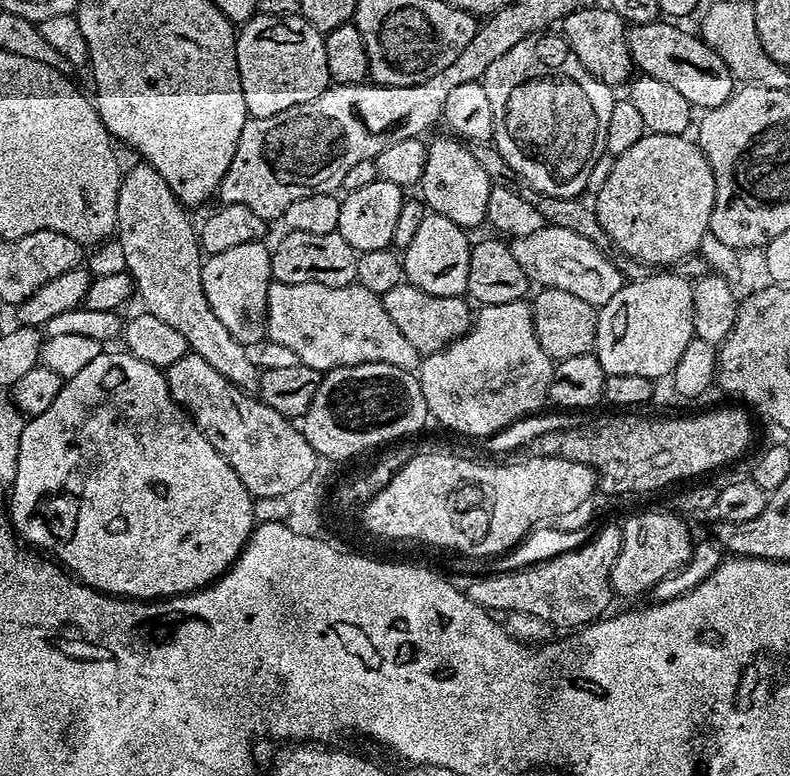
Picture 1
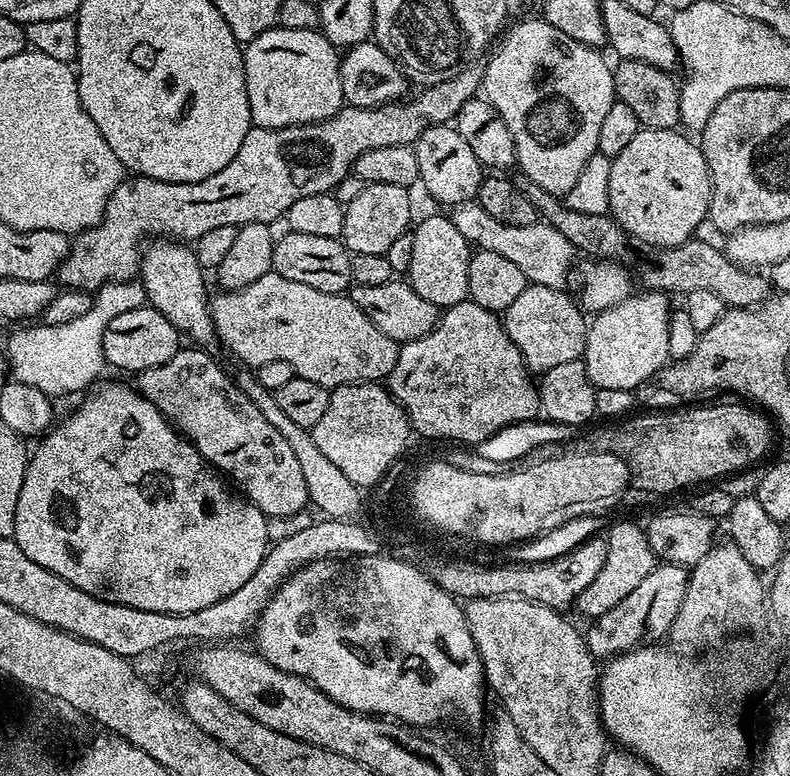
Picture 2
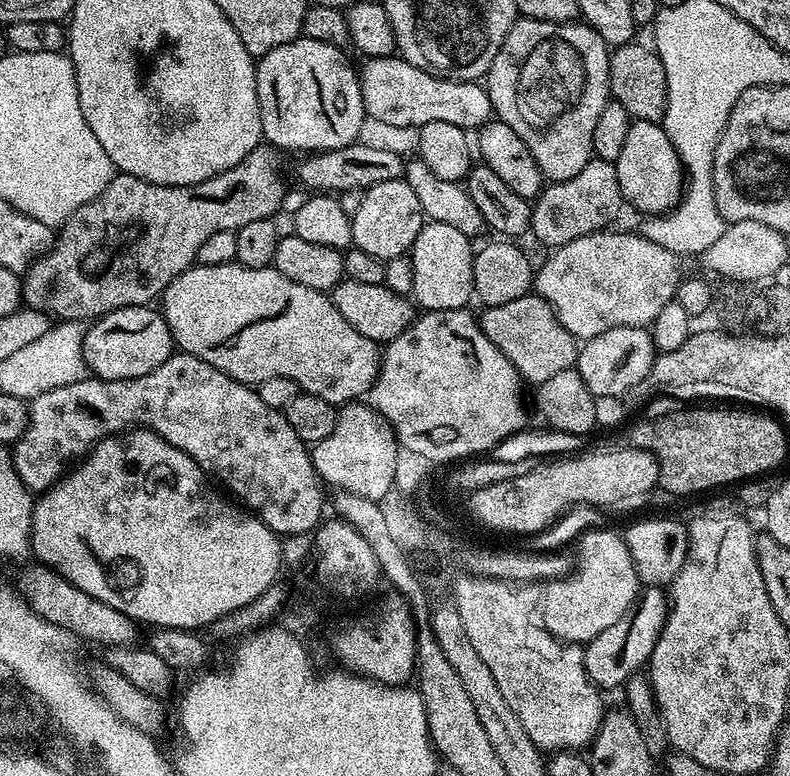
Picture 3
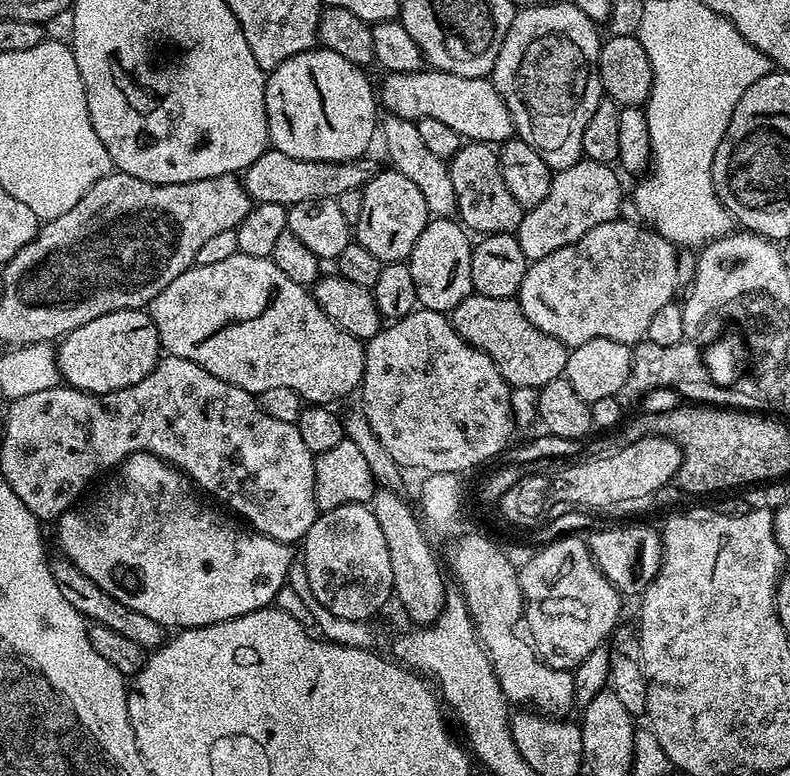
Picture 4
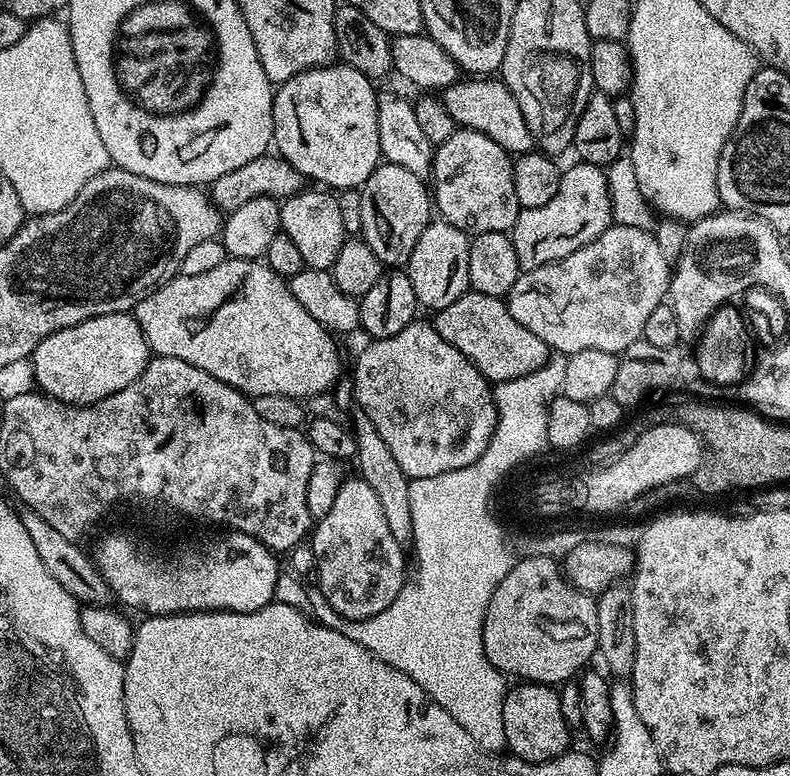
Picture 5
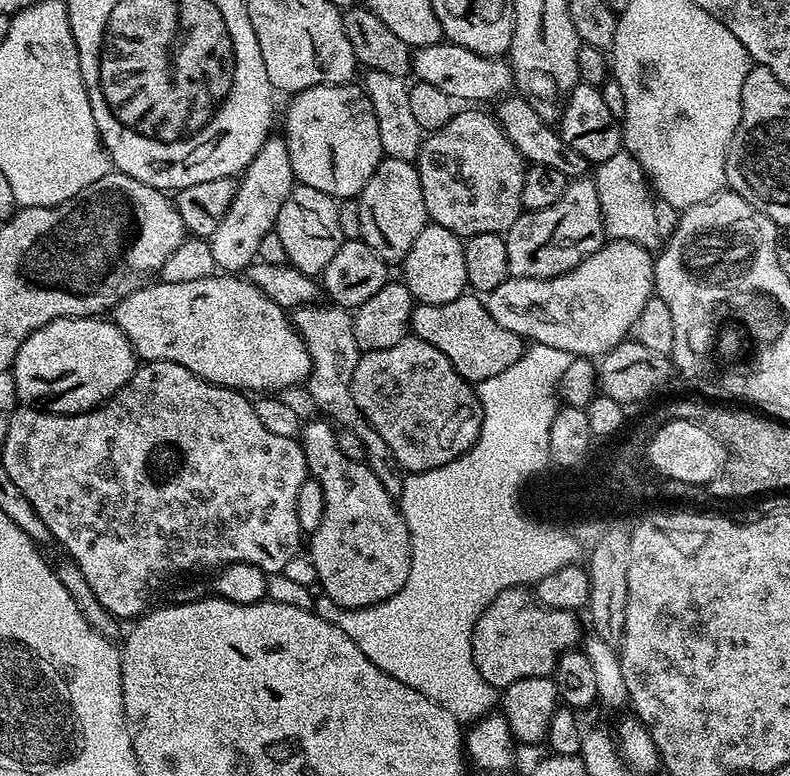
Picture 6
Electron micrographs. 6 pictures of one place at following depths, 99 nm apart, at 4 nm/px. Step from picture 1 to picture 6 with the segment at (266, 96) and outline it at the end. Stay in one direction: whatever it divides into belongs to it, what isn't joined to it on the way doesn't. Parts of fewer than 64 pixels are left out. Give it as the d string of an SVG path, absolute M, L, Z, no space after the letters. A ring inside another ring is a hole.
M359 83L323 84L310 86L295 93L288 104L288 113L284 116L282 135L288 143L288 157L292 175L300 184L343 202L359 197L360 191L370 182L374 170L385 159L382 150L382 138L378 138L378 118L374 106Z

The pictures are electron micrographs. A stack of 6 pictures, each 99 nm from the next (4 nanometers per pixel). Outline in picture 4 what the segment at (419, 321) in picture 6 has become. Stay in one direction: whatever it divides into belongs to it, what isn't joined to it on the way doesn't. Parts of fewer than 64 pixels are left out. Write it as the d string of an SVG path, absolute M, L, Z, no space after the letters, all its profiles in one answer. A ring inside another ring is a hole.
M470 295L450 313L452 329L457 332L462 339L470 346L482 350L494 362L498 374L502 376L509 388L534 388L541 389L550 382L561 379L566 370L566 362L570 348L559 341L558 338L551 337L550 334L543 333L538 326L526 318L526 314L518 305L515 299L509 298L486 298L485 296Z

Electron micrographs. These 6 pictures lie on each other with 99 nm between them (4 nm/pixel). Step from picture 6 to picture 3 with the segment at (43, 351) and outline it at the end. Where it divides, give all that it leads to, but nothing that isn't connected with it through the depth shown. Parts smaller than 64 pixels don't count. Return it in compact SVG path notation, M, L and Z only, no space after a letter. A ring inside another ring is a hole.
M135 304L129 308L115 308L87 325L84 333L84 358L87 371L97 380L133 380L142 374L150 374L150 370L158 370L162 362L174 355L172 335L164 321L163 311L152 306Z

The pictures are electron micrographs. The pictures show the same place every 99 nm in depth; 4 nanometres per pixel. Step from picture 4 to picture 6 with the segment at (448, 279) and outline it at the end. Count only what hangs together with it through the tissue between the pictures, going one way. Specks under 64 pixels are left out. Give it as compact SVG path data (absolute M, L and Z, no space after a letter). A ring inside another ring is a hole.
M428 223L418 234L414 246L405 254L402 267L402 283L410 290L413 301L422 304L445 304L454 302L454 298L465 295L468 279L466 278L466 258L461 237L437 224Z

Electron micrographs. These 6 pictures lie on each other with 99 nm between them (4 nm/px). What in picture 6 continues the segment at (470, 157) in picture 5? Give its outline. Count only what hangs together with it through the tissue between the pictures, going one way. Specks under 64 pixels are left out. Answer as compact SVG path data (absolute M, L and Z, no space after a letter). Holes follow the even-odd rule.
M472 106L469 112L457 111L437 132L425 135L420 145L418 167L422 182L422 198L426 202L428 219L433 224L450 230L461 238L491 232L507 233L510 226L520 217L524 208L522 182L526 161L524 155L510 142L491 111L479 112Z

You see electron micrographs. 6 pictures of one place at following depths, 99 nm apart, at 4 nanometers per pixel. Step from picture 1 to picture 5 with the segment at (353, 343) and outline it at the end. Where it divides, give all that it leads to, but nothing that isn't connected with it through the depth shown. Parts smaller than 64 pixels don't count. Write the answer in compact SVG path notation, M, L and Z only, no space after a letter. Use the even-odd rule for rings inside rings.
M225 258L222 266L214 266L214 270L210 270L207 274L194 274L193 276L177 274L160 288L155 288L149 296L142 298L142 302L138 302L135 306L134 315L138 326L142 326L142 334L146 338L149 349L155 355L182 358L182 362L190 362L190 366L198 366L198 370L206 370L206 374L218 378L218 382L226 382L226 386L238 389L249 398L262 394L286 394L290 398L303 401L310 396L325 395L341 379L340 352L336 349L337 337L318 322L314 322L314 318L310 318L310 314L306 314L306 310L299 304L298 298L294 298L294 294L290 294L287 279L274 270L270 270L267 263L260 260Z

